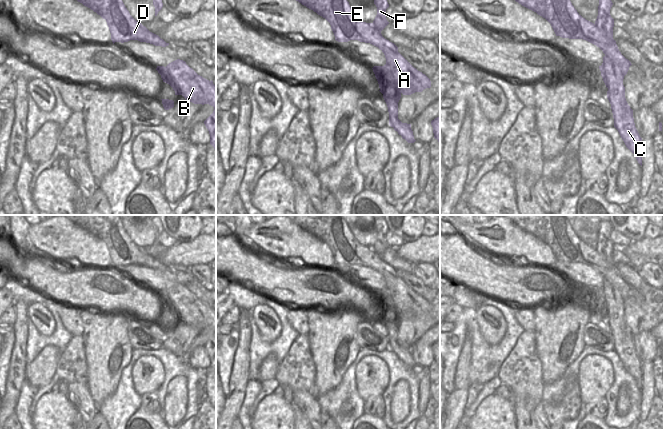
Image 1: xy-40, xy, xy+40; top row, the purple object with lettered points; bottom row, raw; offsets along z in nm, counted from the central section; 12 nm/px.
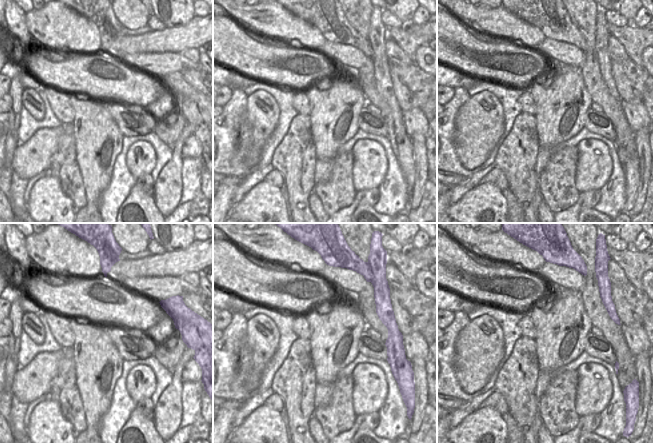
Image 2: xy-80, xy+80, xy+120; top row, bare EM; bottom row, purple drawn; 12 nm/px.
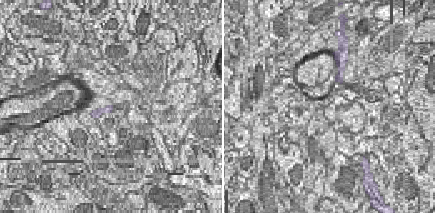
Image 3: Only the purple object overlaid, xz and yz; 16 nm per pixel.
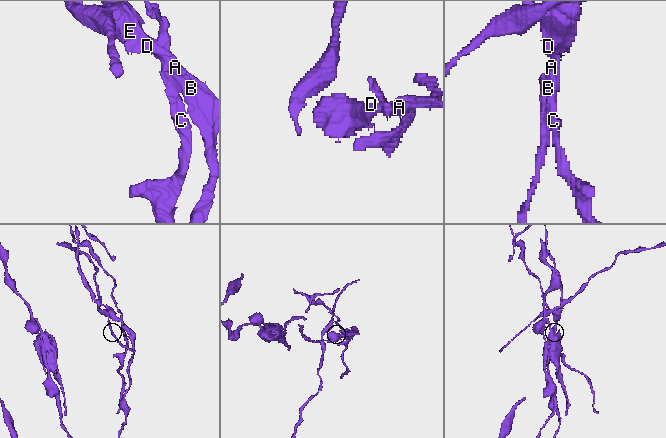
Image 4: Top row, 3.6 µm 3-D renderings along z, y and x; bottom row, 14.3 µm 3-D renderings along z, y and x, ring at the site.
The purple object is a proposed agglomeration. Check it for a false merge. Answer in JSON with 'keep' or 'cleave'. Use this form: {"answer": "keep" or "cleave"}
{"answer": "cleave"}

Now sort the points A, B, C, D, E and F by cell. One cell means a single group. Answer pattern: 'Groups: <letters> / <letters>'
Groups: A B D E / C F

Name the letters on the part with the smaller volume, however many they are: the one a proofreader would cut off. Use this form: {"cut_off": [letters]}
{"cut_off": ["C", "F"]}

